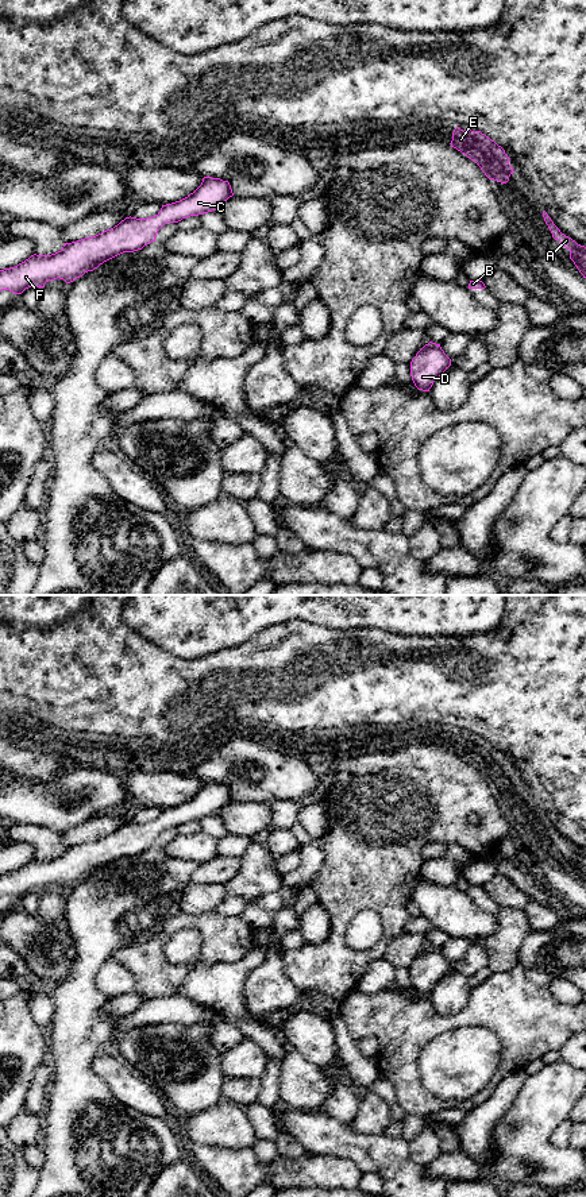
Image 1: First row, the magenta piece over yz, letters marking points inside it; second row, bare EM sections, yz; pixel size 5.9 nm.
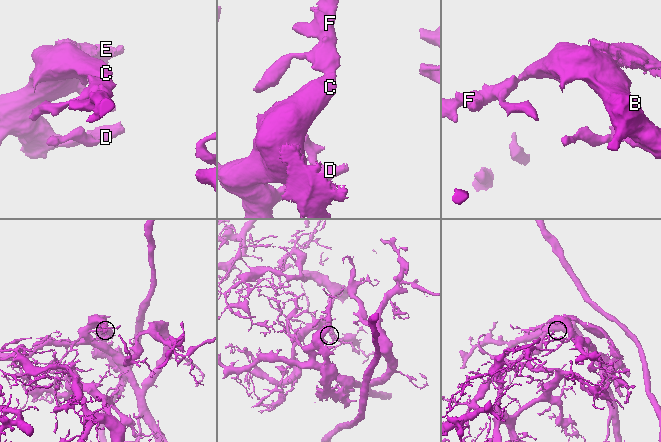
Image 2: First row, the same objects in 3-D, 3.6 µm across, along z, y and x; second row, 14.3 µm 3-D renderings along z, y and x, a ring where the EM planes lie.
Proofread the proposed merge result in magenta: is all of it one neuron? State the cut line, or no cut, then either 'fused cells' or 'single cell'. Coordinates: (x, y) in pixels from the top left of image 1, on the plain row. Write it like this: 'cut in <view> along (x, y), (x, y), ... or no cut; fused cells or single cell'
no cut; single cell

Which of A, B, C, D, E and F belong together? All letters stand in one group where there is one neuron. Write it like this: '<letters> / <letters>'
A B C D E F

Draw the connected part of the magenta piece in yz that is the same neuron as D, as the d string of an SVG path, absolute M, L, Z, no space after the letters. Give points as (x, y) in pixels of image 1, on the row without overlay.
M429 946L410 966L410 981L419 995L429 996L433 986L451 970L440 949Z

